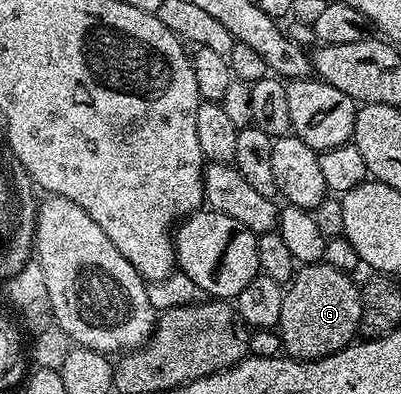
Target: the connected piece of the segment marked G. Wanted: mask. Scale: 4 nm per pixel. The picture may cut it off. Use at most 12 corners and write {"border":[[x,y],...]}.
{"border":[[308,262],[286,283],[282,349],[312,362],[351,345],[356,279]]}

